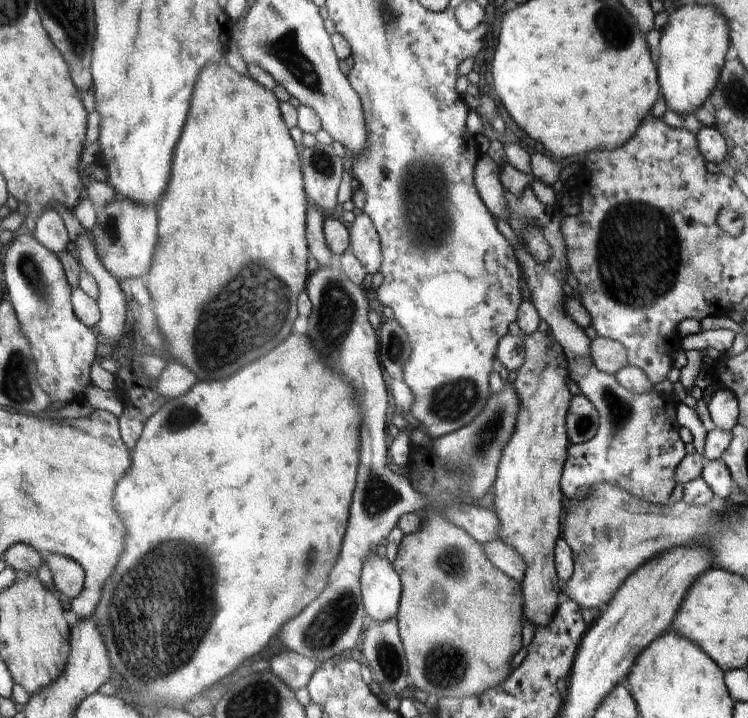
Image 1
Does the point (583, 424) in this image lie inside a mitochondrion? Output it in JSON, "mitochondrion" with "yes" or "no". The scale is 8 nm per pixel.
{"mitochondrion":"yes"}

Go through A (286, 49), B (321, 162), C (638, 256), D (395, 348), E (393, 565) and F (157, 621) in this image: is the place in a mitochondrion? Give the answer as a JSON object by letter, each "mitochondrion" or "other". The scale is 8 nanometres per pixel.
{"A":"mitochondrion","B":"mitochondrion","C":"mitochondrion","D":"mitochondrion","E":"other","F":"mitochondrion"}

